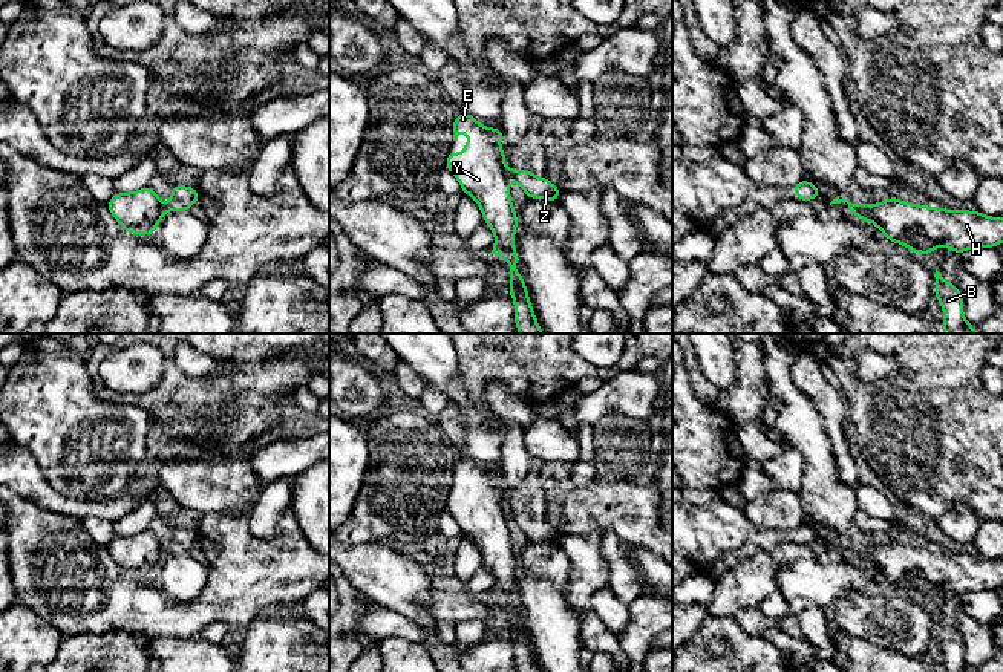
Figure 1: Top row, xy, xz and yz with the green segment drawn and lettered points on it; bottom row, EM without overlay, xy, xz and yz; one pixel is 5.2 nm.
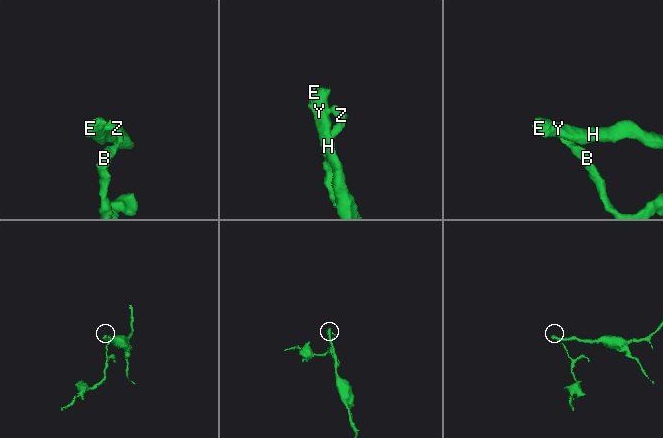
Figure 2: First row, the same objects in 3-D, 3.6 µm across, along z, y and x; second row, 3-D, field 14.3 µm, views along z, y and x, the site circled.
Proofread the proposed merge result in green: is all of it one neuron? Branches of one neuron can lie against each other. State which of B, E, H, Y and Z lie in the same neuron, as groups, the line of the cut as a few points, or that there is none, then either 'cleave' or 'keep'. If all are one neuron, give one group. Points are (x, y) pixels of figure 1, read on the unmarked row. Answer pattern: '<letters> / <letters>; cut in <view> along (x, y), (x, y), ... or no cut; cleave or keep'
B Z / E H Y; cut in xz along (507, 513), (512, 521); cleave

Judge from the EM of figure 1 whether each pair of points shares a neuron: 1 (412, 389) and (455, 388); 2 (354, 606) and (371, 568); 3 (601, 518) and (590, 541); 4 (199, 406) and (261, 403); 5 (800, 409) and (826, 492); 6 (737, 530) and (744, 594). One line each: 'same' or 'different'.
1: different
2: different
3: different
4: same
5: same
6: different

